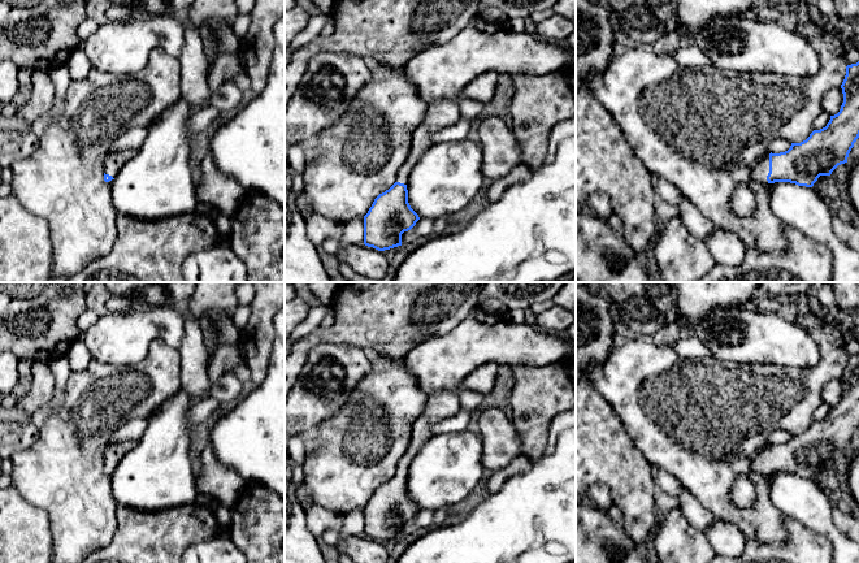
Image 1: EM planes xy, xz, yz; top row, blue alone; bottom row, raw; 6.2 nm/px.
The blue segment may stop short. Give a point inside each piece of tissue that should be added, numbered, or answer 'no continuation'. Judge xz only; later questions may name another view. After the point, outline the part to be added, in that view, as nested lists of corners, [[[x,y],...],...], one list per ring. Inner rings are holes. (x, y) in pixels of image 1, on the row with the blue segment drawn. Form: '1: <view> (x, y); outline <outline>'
1: xz (441, 115); outline [[[447,100],[429,104],[424,121],[412,134],[405,163],[399,168],[395,182],[408,185],[409,174],[420,157],[433,146],[431,137],[460,120],[460,101]]]

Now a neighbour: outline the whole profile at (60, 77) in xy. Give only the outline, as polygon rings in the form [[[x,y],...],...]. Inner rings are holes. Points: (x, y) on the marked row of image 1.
[[[61,65],[48,73],[55,86],[55,99],[52,108],[43,116],[38,117],[32,125],[32,131],[38,138],[43,135],[47,127],[62,116],[65,96],[71,82],[68,65]]]

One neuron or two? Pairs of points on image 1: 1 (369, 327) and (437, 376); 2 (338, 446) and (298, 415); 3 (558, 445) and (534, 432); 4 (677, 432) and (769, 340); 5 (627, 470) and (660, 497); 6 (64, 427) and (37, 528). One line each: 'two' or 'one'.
1: two
2: two
3: two
4: two
5: two
6: two

